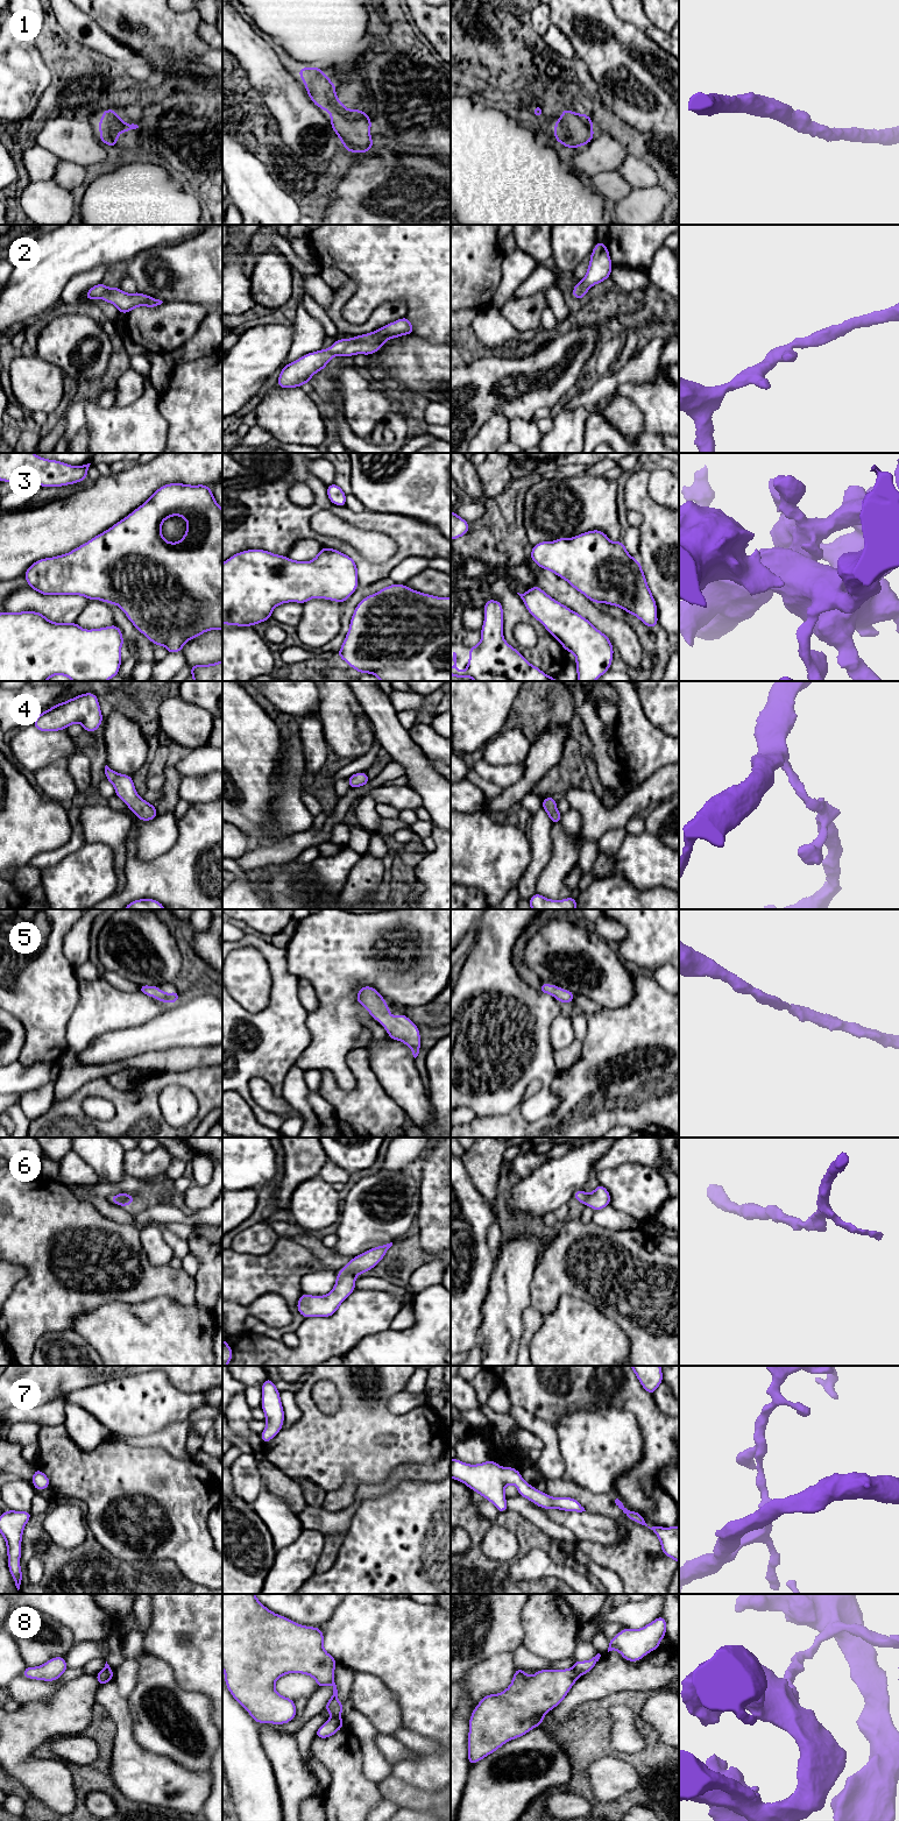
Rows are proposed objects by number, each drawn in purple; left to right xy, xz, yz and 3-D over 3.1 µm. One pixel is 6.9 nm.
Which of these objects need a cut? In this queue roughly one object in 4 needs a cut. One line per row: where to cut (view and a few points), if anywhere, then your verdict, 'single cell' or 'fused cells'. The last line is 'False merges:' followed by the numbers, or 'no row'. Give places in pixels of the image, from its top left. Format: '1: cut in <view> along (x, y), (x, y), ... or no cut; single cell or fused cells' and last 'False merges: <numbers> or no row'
1: no cut; single cell
2: no cut; single cell
3: no cut; single cell
4: no cut; single cell
5: no cut; single cell
6: no cut; single cell
7: no cut; single cell
8: cut in xz along (330, 1717), (340, 1719); fused cells
False merges: 8

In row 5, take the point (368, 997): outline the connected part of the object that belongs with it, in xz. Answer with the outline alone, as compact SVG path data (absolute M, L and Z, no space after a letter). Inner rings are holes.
M368 985L359 990L356 1000L373 1019L382 1023L390 1039L404 1042L412 1050L413 1057L418 1056L420 1049L419 1029L406 1015L403 1013L398 1018L391 1015L385 999Z

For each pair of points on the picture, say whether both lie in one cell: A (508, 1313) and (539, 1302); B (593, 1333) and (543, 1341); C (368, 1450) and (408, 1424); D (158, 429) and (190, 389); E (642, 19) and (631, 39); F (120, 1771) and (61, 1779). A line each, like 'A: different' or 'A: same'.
A: different
B: same
C: same
D: different
E: different
F: different

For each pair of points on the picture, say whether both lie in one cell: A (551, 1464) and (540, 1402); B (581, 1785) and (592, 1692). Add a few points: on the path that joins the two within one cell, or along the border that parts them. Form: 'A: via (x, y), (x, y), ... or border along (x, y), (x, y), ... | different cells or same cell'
A: border along (521, 1407), (538, 1418), (549, 1422), (554, 1428) | different cells
B: border along (616, 1693), (581, 1703), (568, 1717) | different cells

